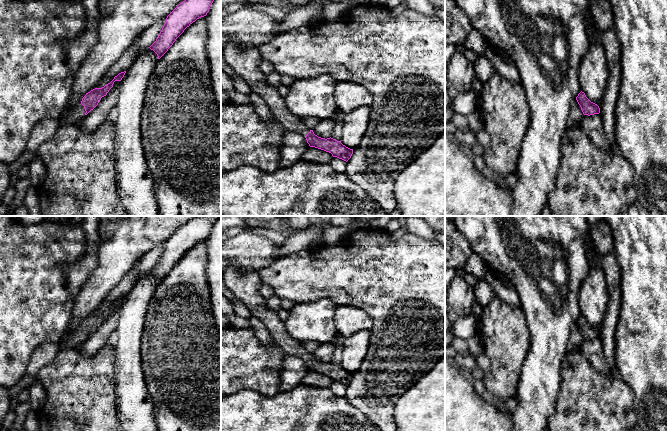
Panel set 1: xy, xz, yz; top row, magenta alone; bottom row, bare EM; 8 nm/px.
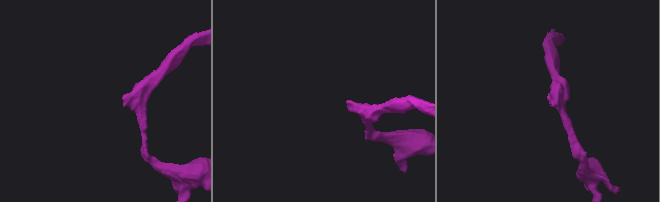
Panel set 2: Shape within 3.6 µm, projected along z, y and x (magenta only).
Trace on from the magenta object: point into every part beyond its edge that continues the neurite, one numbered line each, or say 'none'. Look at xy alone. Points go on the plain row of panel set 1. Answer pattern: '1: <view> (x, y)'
1: xy (73, 340)

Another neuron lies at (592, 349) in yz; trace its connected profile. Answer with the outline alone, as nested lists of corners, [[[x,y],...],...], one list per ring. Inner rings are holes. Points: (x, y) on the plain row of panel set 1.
[[[583,338],[580,351],[589,361],[592,367],[598,370],[601,374],[606,376],[613,375],[610,371],[608,363],[605,360],[600,338],[590,340]]]

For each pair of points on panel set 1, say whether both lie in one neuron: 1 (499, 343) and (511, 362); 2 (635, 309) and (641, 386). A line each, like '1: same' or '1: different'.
1: same
2: same

